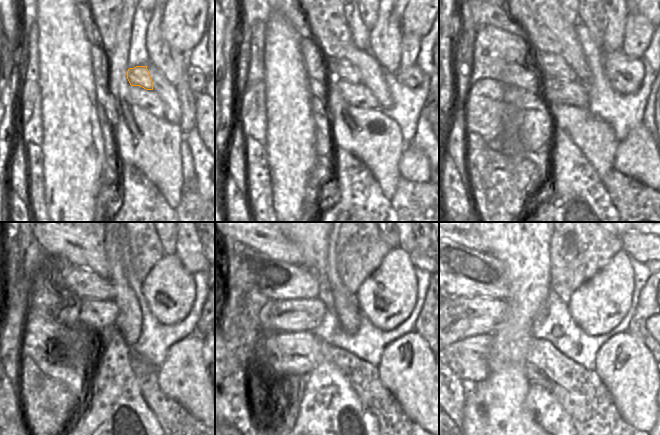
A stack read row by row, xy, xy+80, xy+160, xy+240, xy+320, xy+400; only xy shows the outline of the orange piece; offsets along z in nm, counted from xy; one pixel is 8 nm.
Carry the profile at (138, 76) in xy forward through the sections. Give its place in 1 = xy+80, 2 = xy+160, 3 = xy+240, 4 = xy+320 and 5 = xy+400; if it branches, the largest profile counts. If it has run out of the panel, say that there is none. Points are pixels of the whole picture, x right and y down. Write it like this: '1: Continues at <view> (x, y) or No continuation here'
1: Continues at xy+80 (332, 67)
2: Continues at xy+160 (542, 63)
3: Continues at xy+240 (72, 281)
4: Continues at xy+320 (240, 268)
5: Continues at xy+400 (459, 271).

